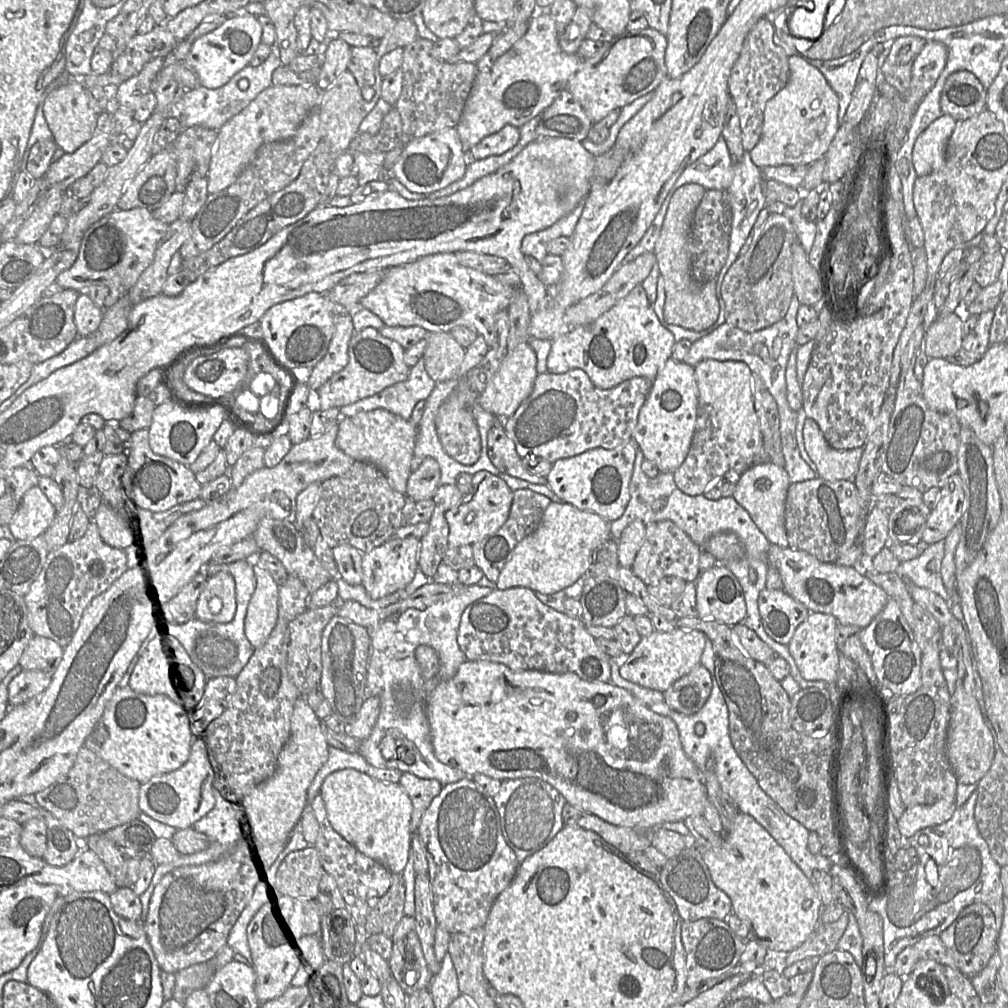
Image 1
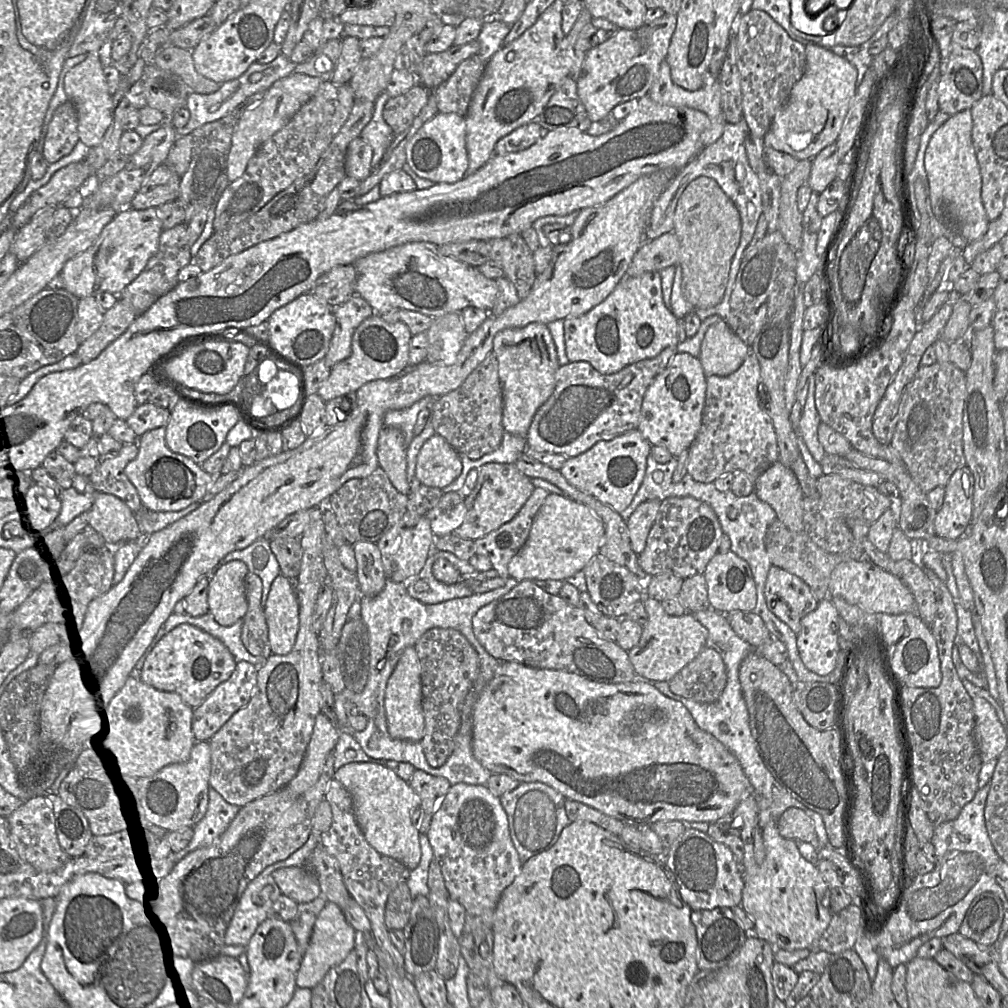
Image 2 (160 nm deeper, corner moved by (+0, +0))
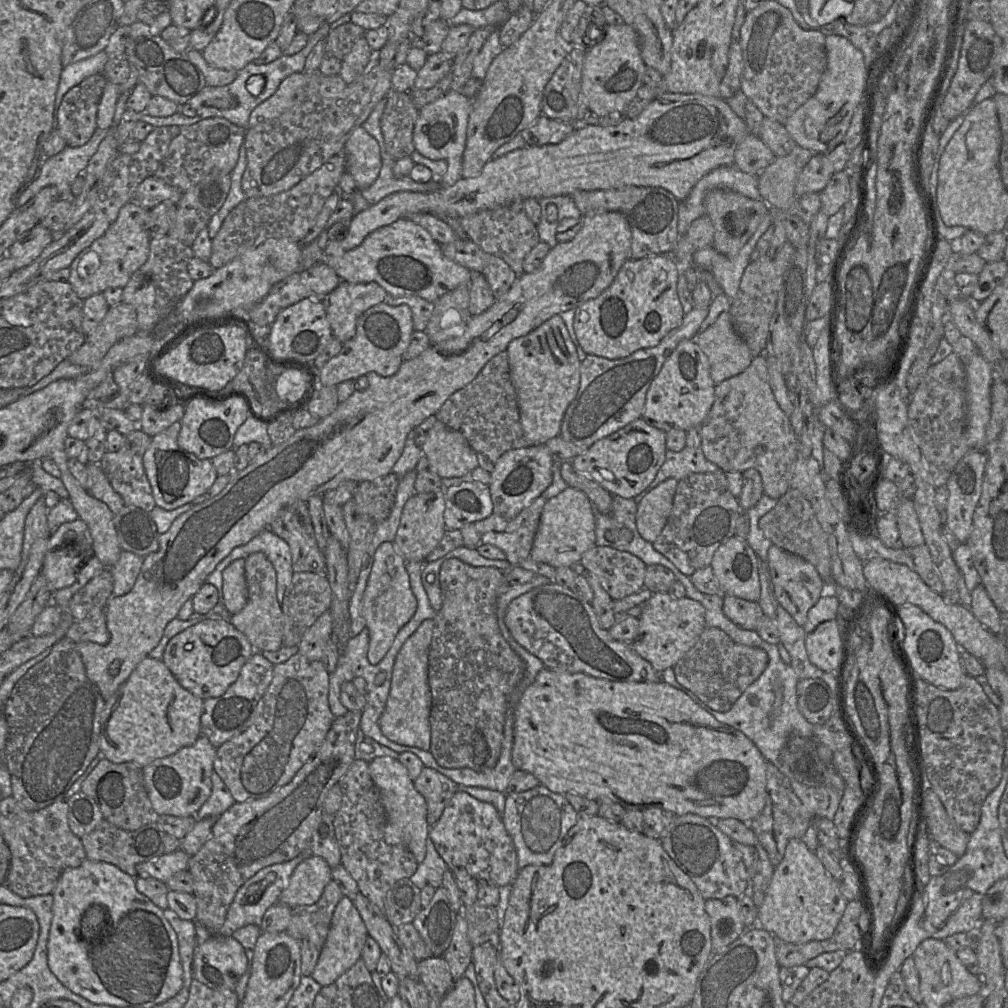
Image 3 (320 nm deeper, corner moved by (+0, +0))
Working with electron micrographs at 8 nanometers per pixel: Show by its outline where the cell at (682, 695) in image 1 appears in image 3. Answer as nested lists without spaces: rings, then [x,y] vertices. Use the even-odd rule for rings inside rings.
[[[705,627],[695,645],[673,667],[677,682],[692,691],[710,709],[727,712],[765,670],[767,653],[756,647],[734,642],[719,628]]]

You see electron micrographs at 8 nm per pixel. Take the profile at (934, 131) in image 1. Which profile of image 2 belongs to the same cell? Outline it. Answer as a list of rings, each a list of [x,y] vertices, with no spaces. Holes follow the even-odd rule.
[[[971,110],[953,114],[931,136],[924,155],[924,166],[929,185],[929,198],[936,218],[947,229],[960,234],[969,243],[980,239],[988,230],[990,220],[987,217],[982,199],[982,177],[972,143]]]

